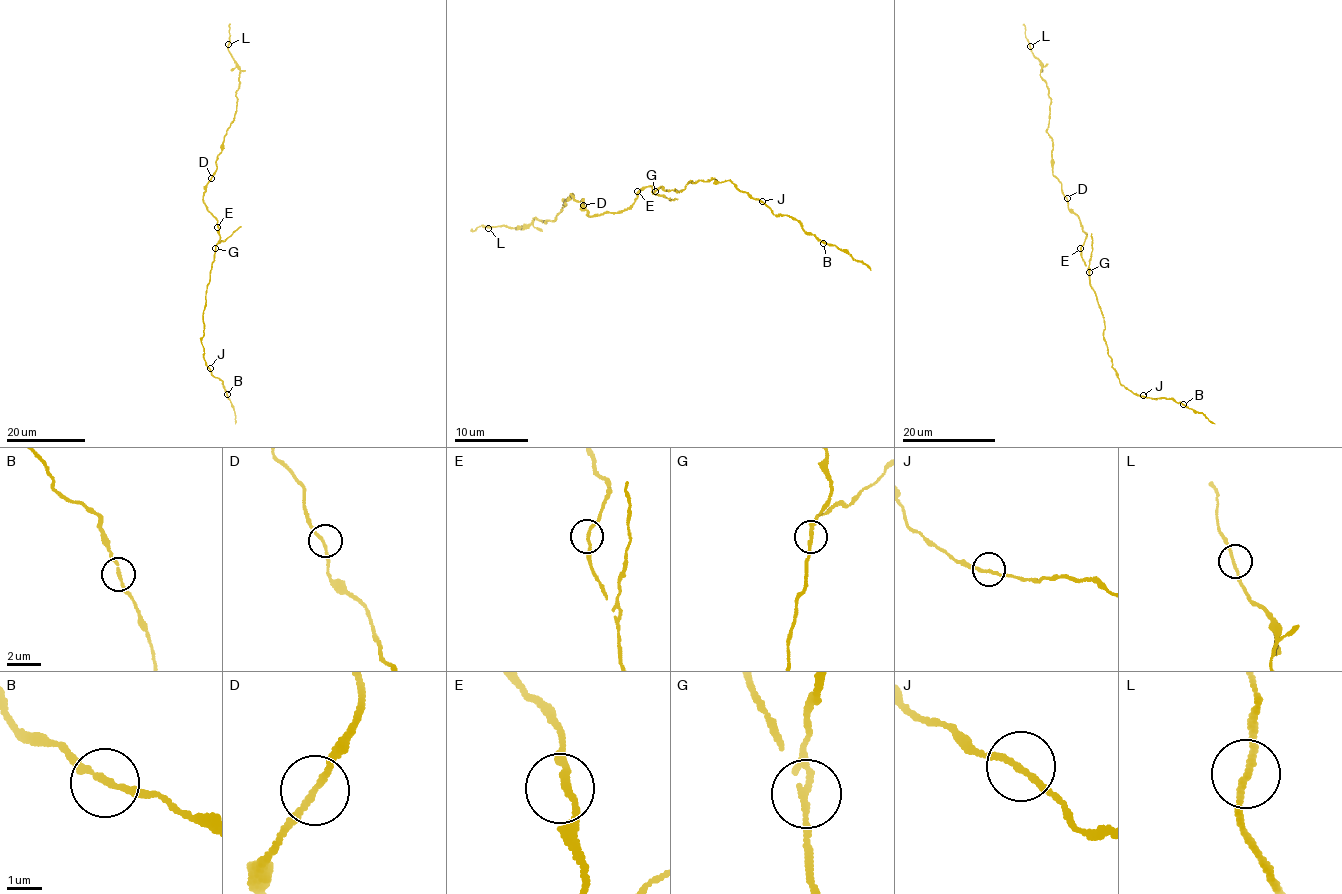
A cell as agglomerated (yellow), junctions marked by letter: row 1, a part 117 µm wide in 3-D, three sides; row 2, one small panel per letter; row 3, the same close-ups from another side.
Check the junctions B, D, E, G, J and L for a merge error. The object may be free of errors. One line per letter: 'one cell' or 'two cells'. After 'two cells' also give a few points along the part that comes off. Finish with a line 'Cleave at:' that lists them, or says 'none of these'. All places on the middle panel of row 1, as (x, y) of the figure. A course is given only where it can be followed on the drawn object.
B: one cell
D: one cell
E: one cell
G: two cells | (654, 192), (653, 194), (663, 195), (671, 201), (678, 199)
J: one cell
L: one cell
Cleave at: G

